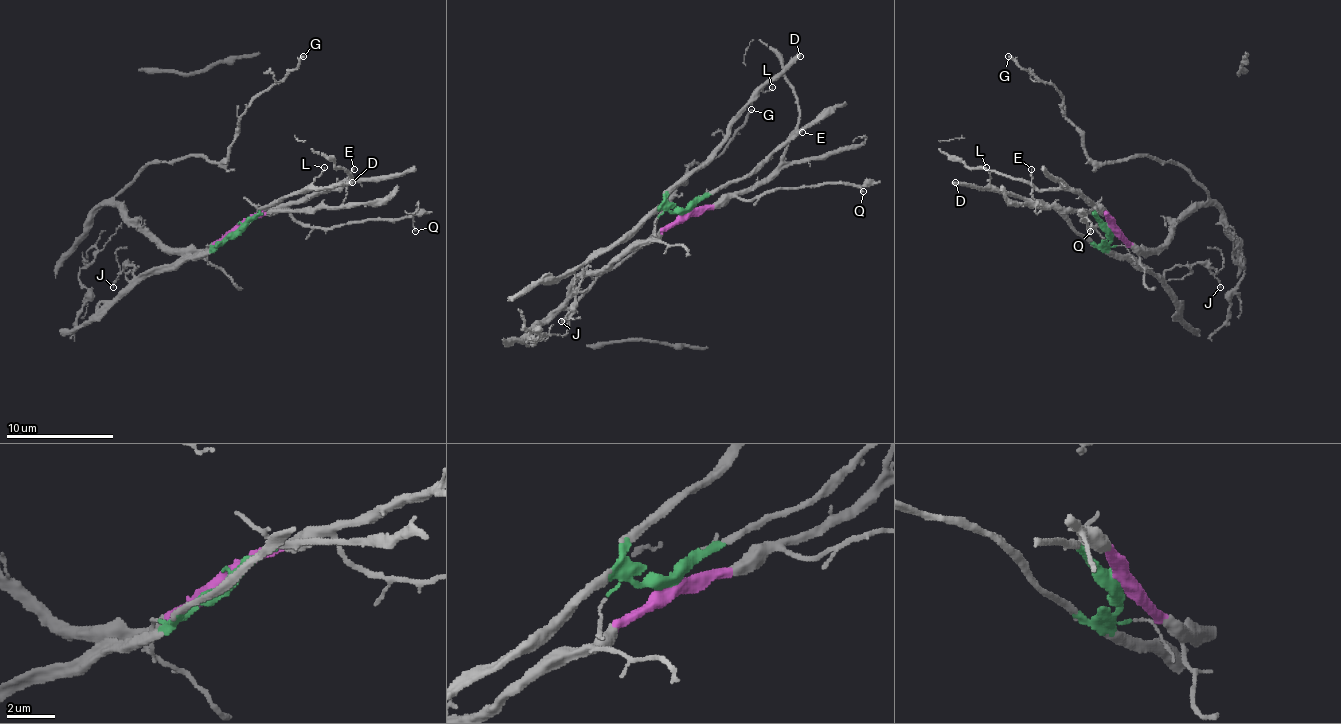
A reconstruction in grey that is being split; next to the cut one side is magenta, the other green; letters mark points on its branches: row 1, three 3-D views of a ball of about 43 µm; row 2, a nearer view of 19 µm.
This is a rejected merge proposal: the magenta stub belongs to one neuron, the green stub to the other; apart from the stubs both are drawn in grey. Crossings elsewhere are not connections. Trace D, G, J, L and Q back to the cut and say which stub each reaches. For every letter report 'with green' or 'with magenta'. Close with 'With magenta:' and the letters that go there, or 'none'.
D: with green
G: with magenta
J: with green
L: with green
Q: with magenta
With magenta: G, Q

